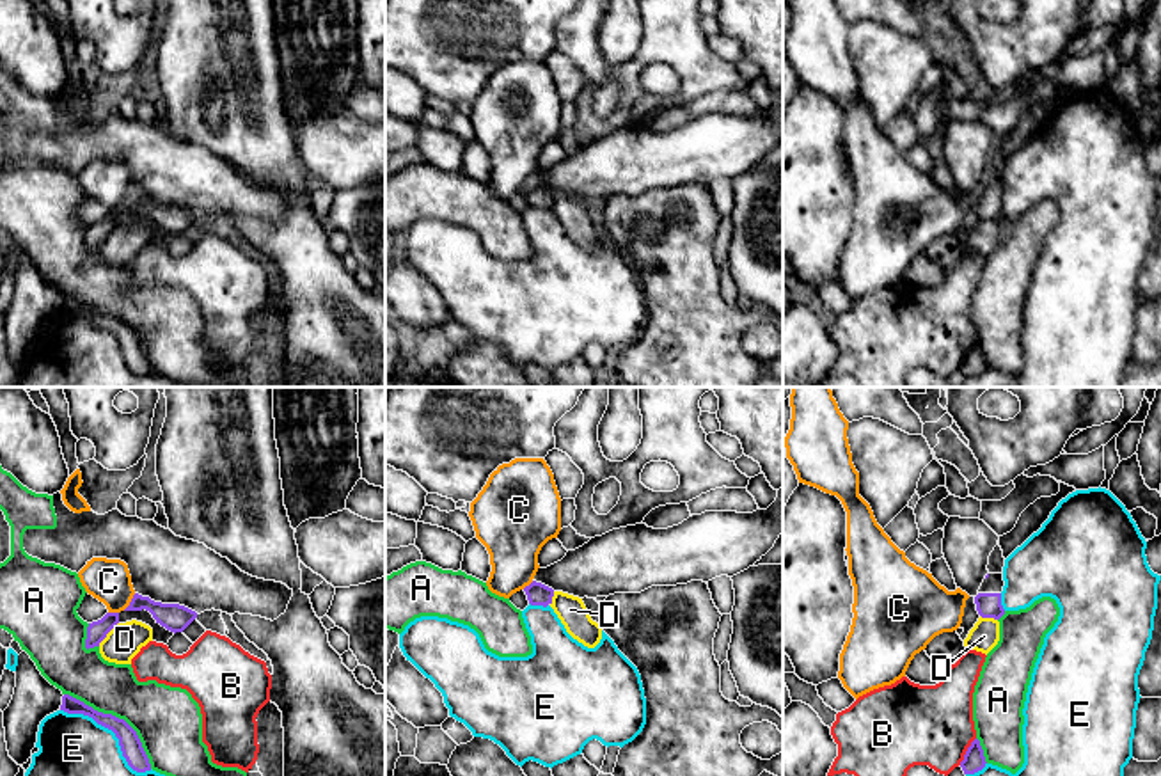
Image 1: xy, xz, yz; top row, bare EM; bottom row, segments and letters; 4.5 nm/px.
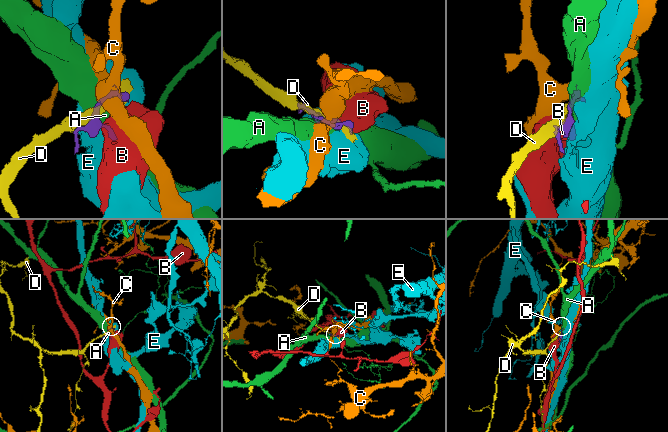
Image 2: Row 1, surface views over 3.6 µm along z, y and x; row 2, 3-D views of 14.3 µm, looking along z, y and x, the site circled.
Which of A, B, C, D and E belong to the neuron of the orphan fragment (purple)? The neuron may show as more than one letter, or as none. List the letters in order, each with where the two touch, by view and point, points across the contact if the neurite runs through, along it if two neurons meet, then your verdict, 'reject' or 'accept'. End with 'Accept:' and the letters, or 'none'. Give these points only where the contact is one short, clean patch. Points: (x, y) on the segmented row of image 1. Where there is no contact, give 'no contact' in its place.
A: meets purple in xy at (118, 718); reject
B: meets purple in yz at (966, 752); border along yz (975, 737), (959, 764); reject
C: meets purple in xy at (130, 602); border along xy (135, 593), (123, 609); reject
D: meets purple in xy at (107, 633); reject
E: meets purple in xy at (114, 732); reject
Accept: none

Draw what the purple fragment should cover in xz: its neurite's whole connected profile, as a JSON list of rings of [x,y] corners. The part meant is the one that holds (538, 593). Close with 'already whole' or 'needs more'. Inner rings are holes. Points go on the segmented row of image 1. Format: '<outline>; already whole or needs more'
[[[533,581],[529,586],[524,588],[527,600],[531,606],[543,606],[547,607],[552,604],[554,590]]]; already whole

